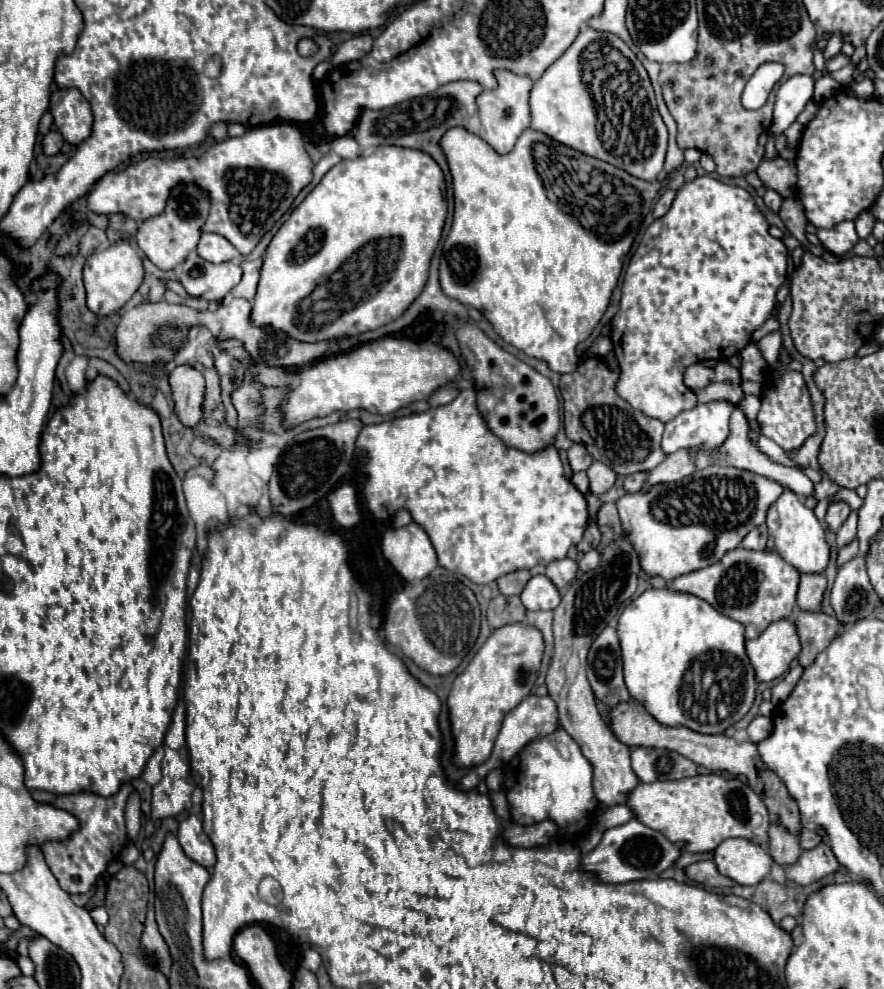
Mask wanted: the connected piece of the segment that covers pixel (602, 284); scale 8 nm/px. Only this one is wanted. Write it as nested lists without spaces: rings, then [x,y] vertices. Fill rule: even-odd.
[[[453,126],[443,134],[439,146],[451,170],[455,210],[451,232],[443,244],[439,280],[447,296],[463,302],[465,306],[481,310],[505,342],[523,350],[527,356],[545,360],[553,372],[569,374],[579,364],[575,354],[577,344],[593,332],[607,310],[609,298],[623,268],[623,256],[627,256],[647,214],[633,212],[633,188],[639,194],[649,188],[651,206],[668,178],[645,182],[597,158],[583,156],[577,150],[573,154],[553,138],[547,138],[545,142],[545,138],[545,134],[527,128],[509,154],[497,154],[485,140],[463,126]]]

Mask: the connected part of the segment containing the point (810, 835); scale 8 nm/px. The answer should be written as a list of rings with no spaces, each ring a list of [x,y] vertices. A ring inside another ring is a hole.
[[[805,828],[803,834],[801,834],[801,840],[799,840],[801,848],[805,848],[805,850],[815,848],[815,846],[819,846],[821,842],[823,842],[823,836],[821,836],[817,830],[813,830],[813,828]]]

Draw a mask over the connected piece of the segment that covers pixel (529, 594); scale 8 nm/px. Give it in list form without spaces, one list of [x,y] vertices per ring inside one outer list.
[[[533,576],[521,592],[521,602],[527,610],[553,610],[559,606],[561,596],[547,576]]]

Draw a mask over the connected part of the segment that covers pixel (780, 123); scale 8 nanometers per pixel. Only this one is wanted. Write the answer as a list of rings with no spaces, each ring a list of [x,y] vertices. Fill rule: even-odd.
[[[793,76],[781,84],[777,90],[775,112],[773,112],[773,126],[769,128],[769,140],[775,144],[775,134],[785,132],[797,116],[803,112],[805,104],[813,98],[815,80],[813,76]]]

